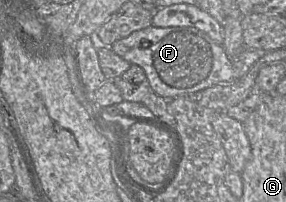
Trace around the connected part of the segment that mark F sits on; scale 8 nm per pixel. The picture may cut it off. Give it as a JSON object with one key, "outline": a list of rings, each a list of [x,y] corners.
{"outline":[[[152,25],[116,41],[111,48],[130,64],[142,67],[152,90],[166,100],[204,90],[218,83],[235,81],[246,74],[249,68],[263,55],[262,51],[244,47],[239,56],[230,59],[225,53],[223,45],[216,43],[207,34],[194,27],[184,26],[162,28]]]}

